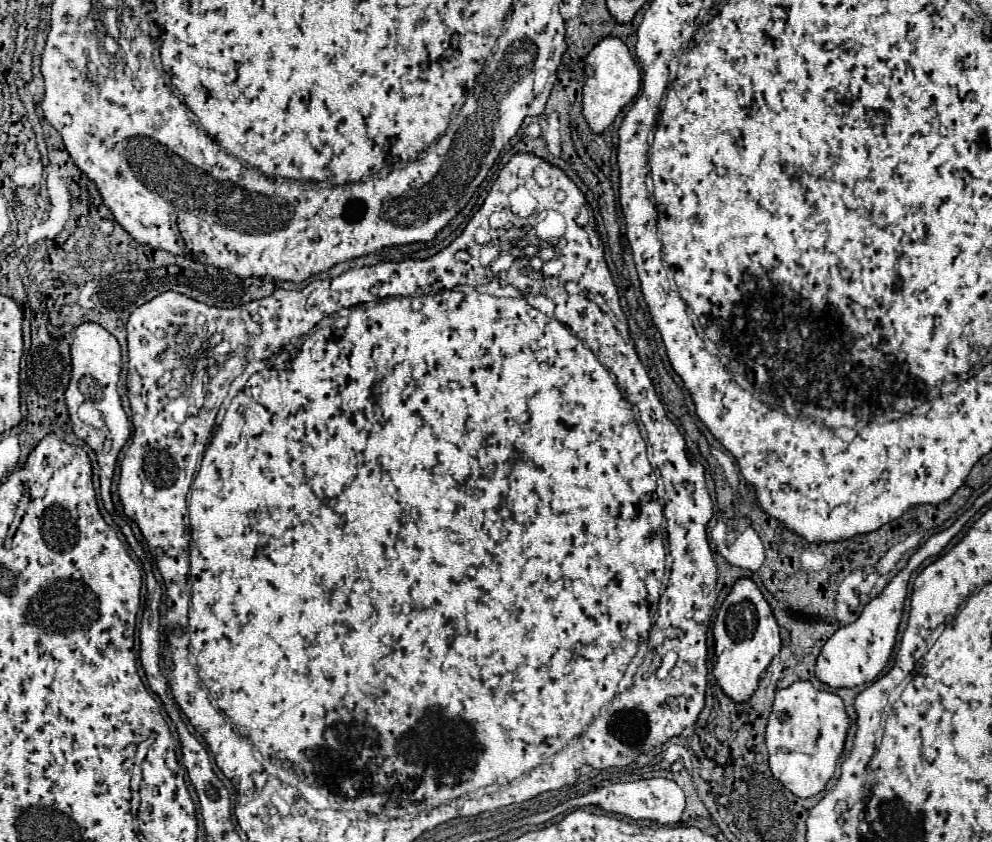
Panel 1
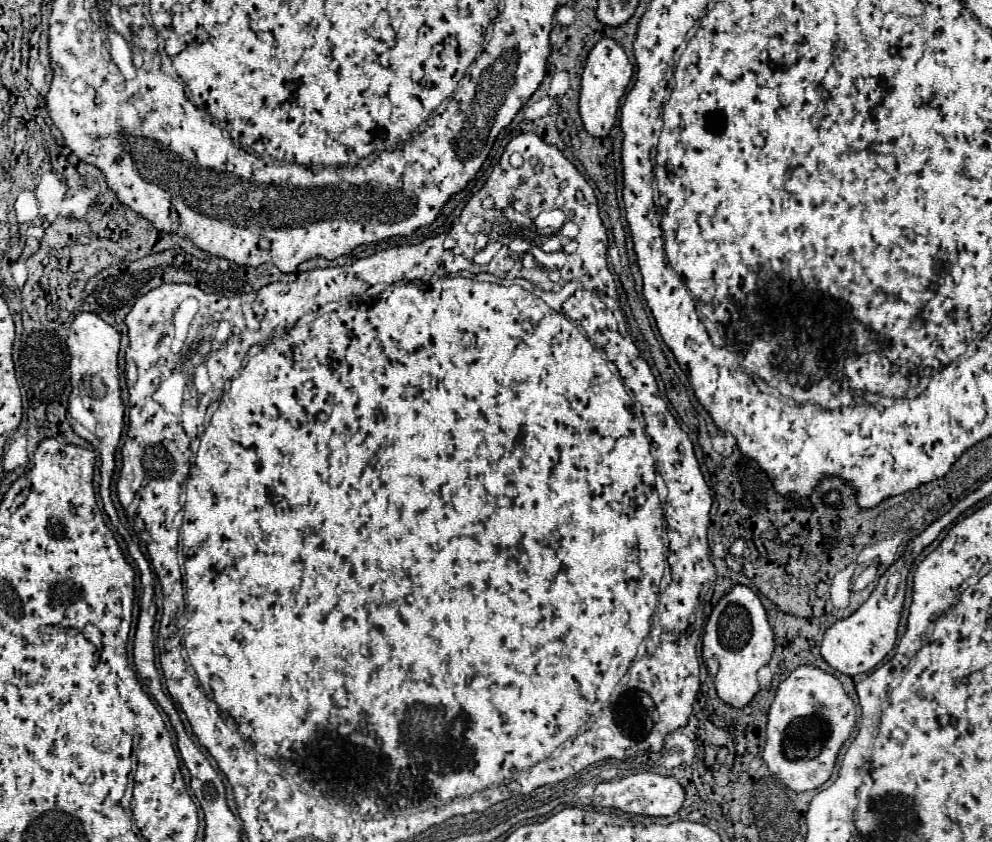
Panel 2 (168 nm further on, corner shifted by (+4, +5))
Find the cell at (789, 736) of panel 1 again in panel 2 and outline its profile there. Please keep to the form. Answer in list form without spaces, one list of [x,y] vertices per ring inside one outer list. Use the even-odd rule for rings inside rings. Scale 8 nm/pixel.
[[[802,665],[780,683],[778,693],[770,705],[764,761],[768,769],[792,791],[818,789],[830,779],[836,755],[842,743],[850,737],[854,725],[856,707],[844,693],[842,683],[834,675],[828,675],[816,667]],[[808,749],[818,749],[818,755],[810,757]]]

